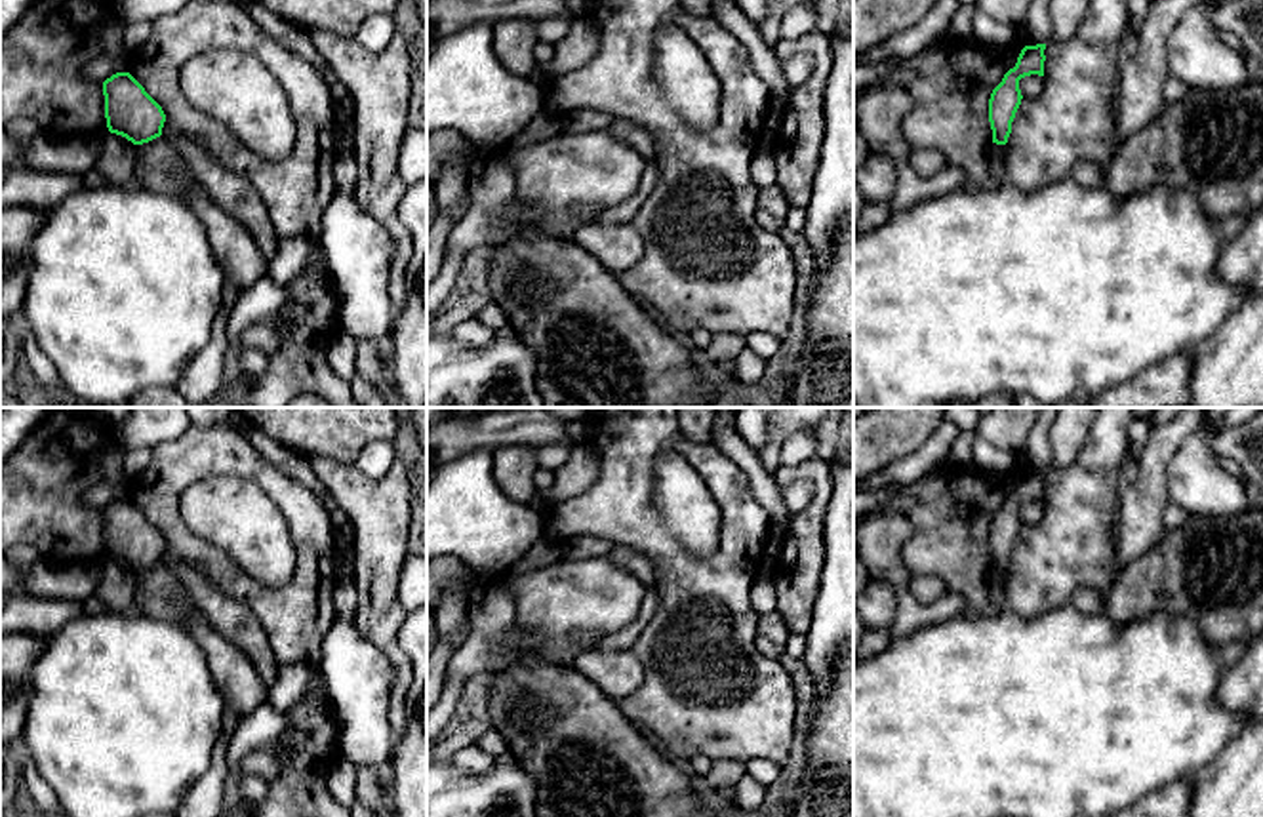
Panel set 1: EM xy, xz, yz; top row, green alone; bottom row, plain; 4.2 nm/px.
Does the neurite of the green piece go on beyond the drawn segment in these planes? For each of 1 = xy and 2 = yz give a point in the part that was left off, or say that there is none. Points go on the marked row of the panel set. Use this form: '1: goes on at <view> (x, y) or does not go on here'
1: does not go on here
2: does not go on here

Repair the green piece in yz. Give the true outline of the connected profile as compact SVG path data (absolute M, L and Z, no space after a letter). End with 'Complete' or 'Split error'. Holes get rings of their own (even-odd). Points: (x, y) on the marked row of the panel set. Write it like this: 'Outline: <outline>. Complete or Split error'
Outline: M1046 44L1025 46L1013 69L1010 69L1002 82L992 90L989 99L989 122L992 130L992 143L1006 145L1012 133L1012 122L1021 105L1019 80L1031 74L1044 76Z. Complete

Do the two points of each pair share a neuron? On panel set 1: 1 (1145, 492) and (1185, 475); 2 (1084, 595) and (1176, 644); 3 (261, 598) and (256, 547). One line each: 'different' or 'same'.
1: different
2: different
3: different

